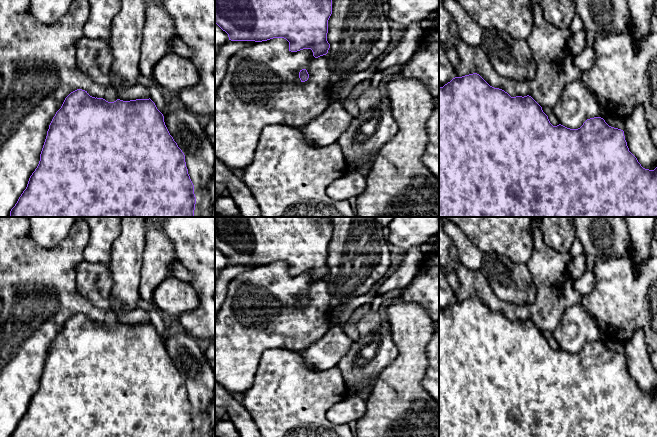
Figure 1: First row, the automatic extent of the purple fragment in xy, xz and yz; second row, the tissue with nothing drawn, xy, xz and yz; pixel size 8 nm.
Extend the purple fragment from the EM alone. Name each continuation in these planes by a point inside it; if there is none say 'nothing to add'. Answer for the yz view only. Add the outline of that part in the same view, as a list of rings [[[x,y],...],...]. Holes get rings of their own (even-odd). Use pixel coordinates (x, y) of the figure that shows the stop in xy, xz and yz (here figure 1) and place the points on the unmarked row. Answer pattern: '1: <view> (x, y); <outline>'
nothing to add

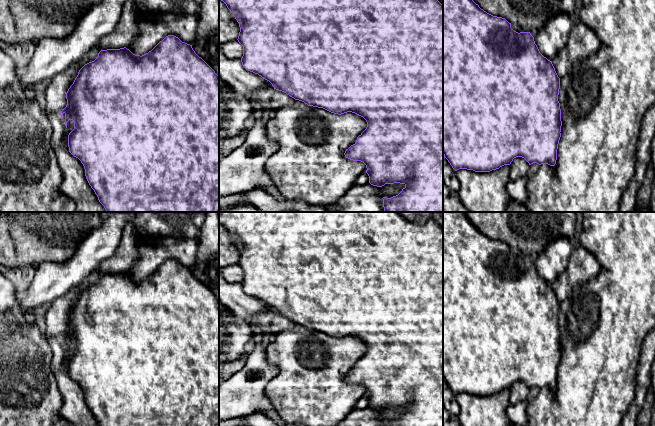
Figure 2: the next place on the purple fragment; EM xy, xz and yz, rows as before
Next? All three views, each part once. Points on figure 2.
nothing to add

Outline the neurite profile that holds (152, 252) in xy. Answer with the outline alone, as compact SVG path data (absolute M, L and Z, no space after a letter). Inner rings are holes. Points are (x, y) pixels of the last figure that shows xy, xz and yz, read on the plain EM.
M143 238L138 240L138 255L134 264L126 270L135 279L151 275L168 259L178 261L192 269L197 261L197 238Z

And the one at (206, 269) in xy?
M206 212L197 241L197 261L192 272L219 300L219 212Z

